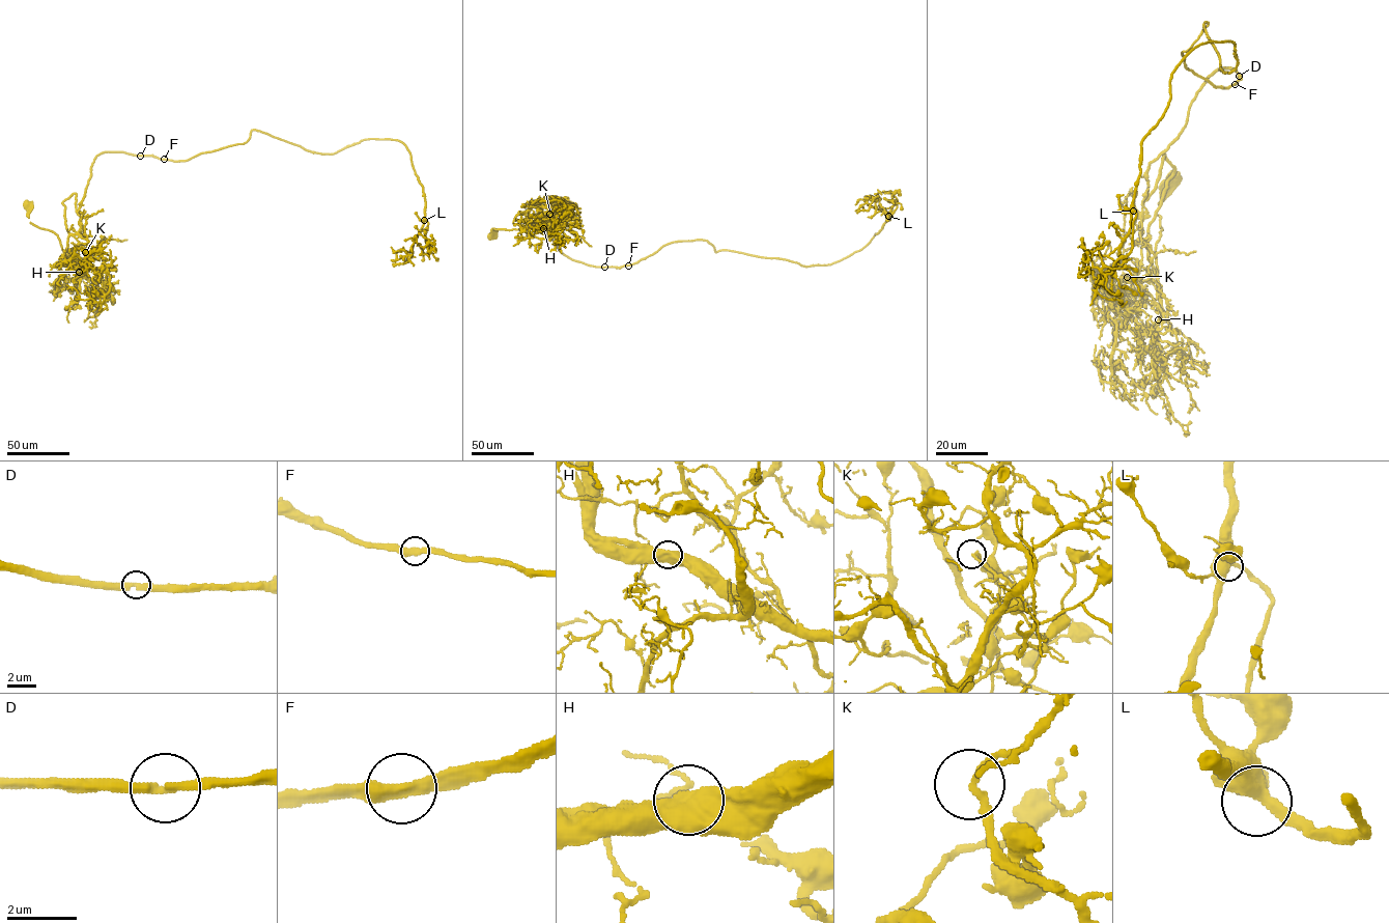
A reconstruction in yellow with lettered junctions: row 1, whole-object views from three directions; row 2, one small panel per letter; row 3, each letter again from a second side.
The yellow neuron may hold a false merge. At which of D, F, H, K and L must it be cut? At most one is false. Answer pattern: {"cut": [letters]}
{"cut": []}

